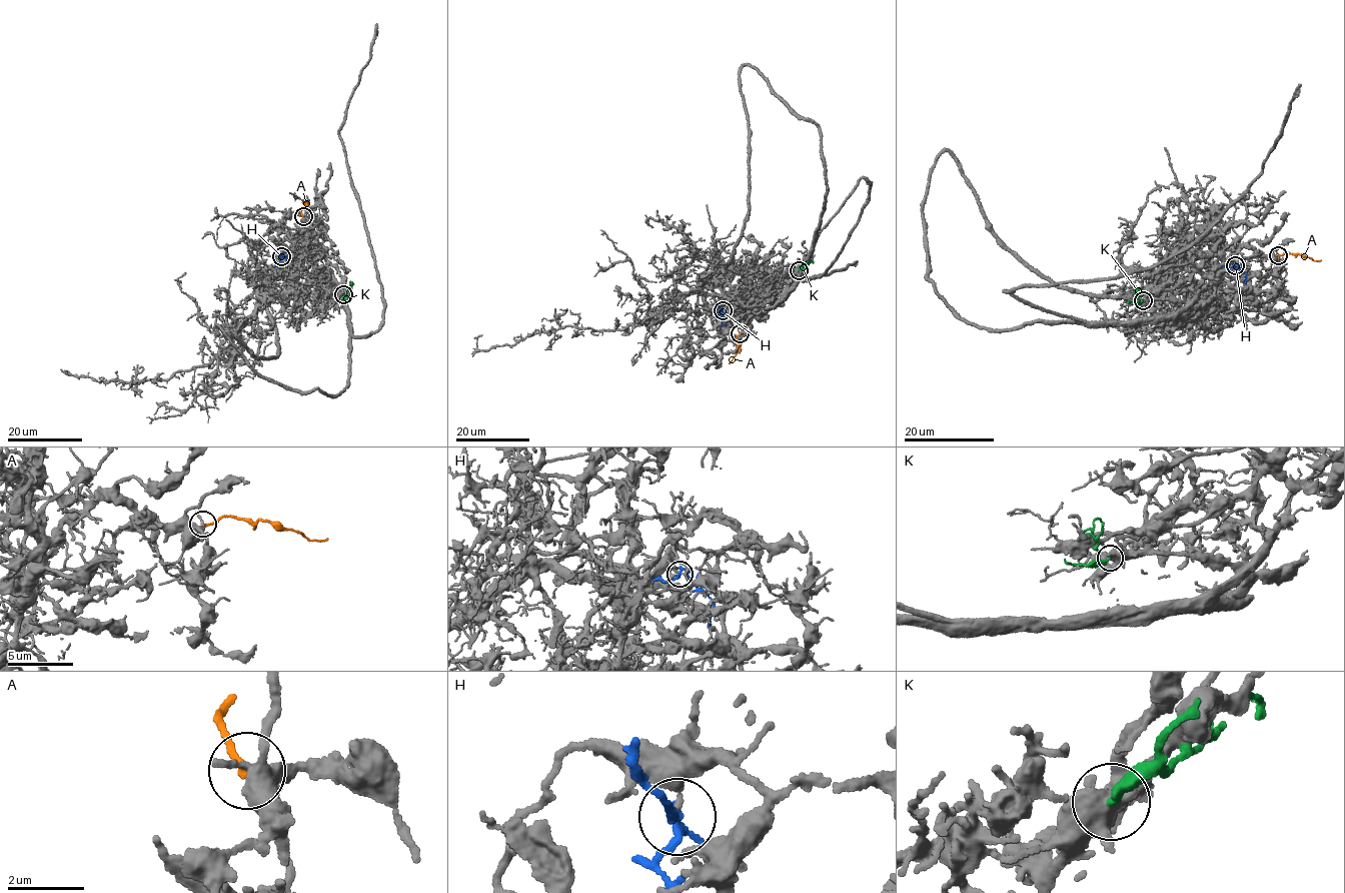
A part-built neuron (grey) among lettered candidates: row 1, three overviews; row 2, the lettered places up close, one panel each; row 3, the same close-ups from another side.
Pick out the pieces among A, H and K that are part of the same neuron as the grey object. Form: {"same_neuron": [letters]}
{"same_neuron": []}

